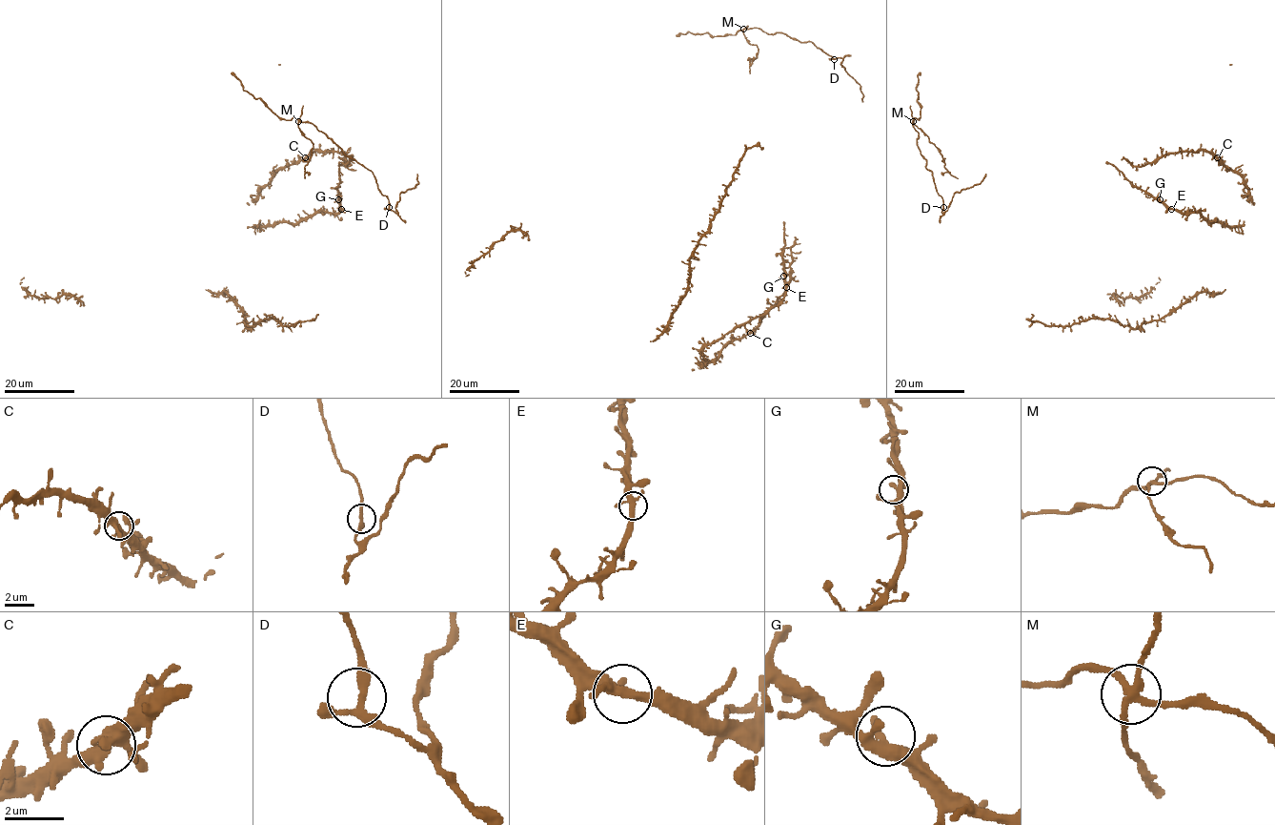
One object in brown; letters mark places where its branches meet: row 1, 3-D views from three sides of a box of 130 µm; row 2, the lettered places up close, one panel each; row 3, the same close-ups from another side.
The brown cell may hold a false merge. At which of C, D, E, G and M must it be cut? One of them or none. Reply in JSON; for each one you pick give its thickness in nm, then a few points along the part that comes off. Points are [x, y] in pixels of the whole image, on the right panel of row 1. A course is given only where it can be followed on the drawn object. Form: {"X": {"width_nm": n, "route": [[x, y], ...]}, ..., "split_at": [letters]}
{"M": {"width_nm": 240, "route": [[913, 120], [941, 154], [945, 168], [958, 178]]}, "split_at": ["M"]}

